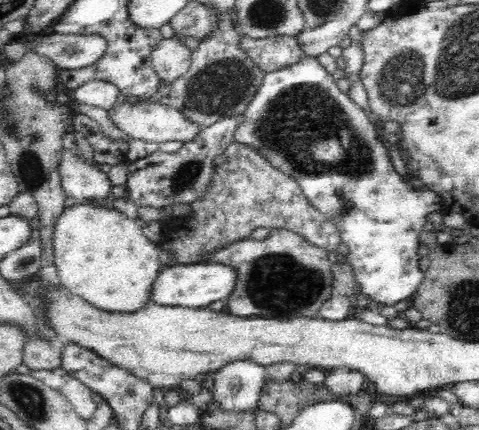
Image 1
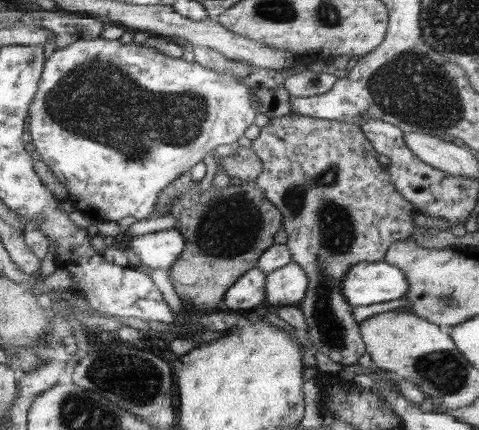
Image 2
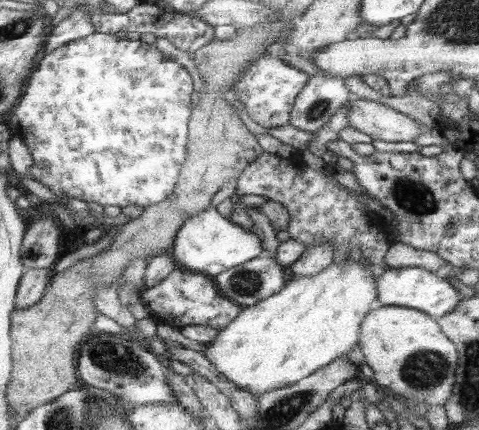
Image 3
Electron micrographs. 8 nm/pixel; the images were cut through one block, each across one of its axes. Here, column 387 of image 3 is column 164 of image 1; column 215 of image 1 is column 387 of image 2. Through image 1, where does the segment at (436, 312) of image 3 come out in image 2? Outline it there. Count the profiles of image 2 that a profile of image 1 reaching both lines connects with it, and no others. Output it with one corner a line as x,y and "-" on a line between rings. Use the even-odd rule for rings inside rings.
365,262
355,266
345,280
343,294
353,306
383,304
399,298
407,298
413,292
405,270
387,262

